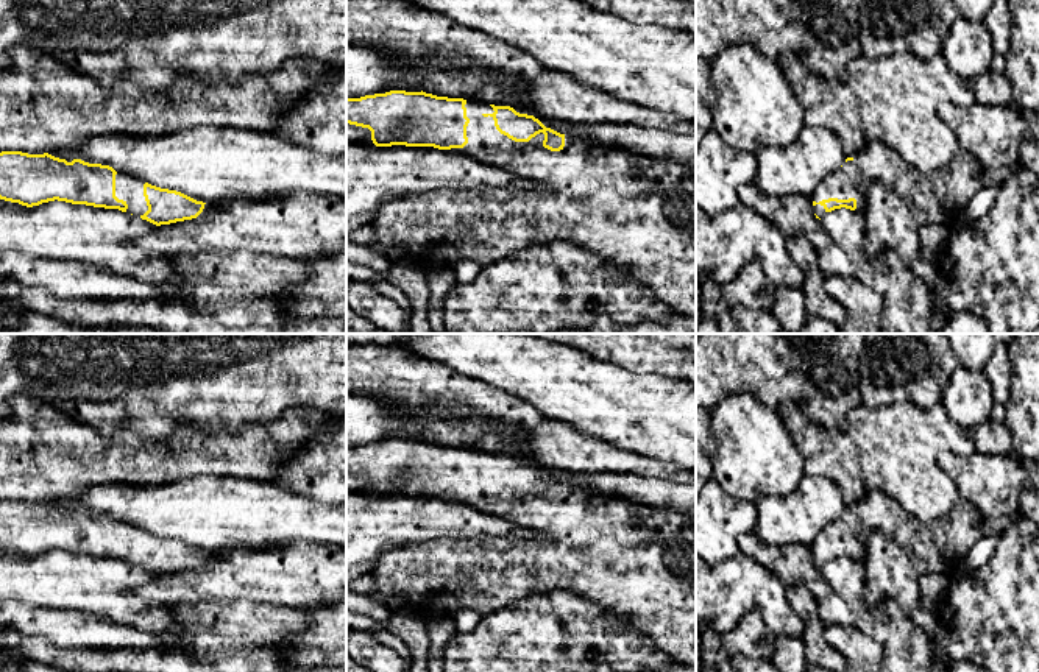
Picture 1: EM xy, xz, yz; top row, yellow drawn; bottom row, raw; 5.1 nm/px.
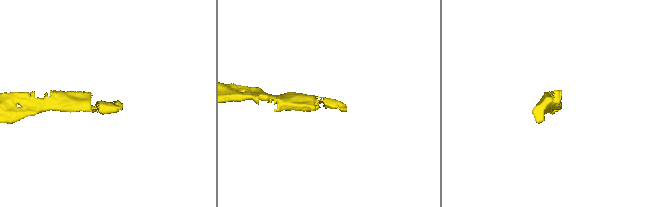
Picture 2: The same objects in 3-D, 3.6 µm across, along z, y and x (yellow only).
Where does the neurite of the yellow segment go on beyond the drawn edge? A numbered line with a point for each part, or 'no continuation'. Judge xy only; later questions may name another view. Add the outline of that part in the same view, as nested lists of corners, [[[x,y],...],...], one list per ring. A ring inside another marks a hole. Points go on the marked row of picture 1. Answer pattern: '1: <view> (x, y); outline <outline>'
1: xy (130, 189); outline [[[125,173],[115,175],[115,196],[123,200],[128,204],[126,212],[136,217],[144,215],[148,210],[145,196],[144,196],[144,181],[133,178]]]

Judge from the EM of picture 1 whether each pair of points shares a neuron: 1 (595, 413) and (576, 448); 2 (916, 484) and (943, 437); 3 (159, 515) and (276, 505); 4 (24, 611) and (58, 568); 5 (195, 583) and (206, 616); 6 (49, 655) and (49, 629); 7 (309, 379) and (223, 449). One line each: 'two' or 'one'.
1: two
2: one
3: one
4: two
5: two
6: two
7: two

